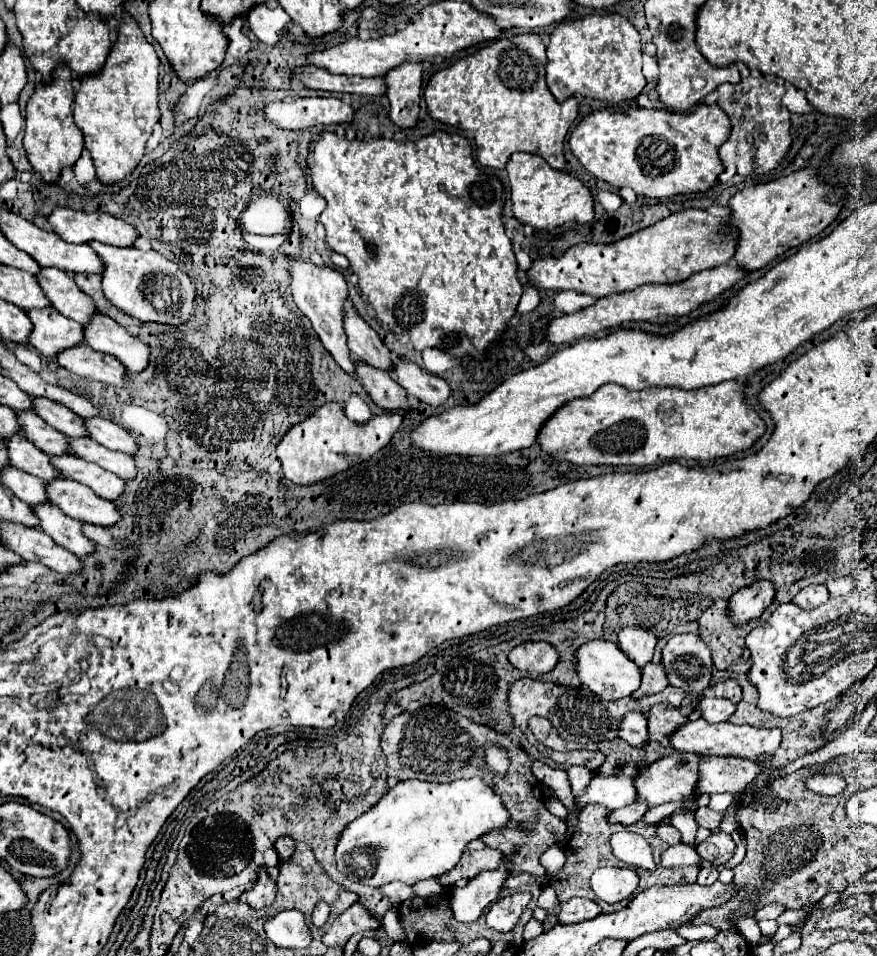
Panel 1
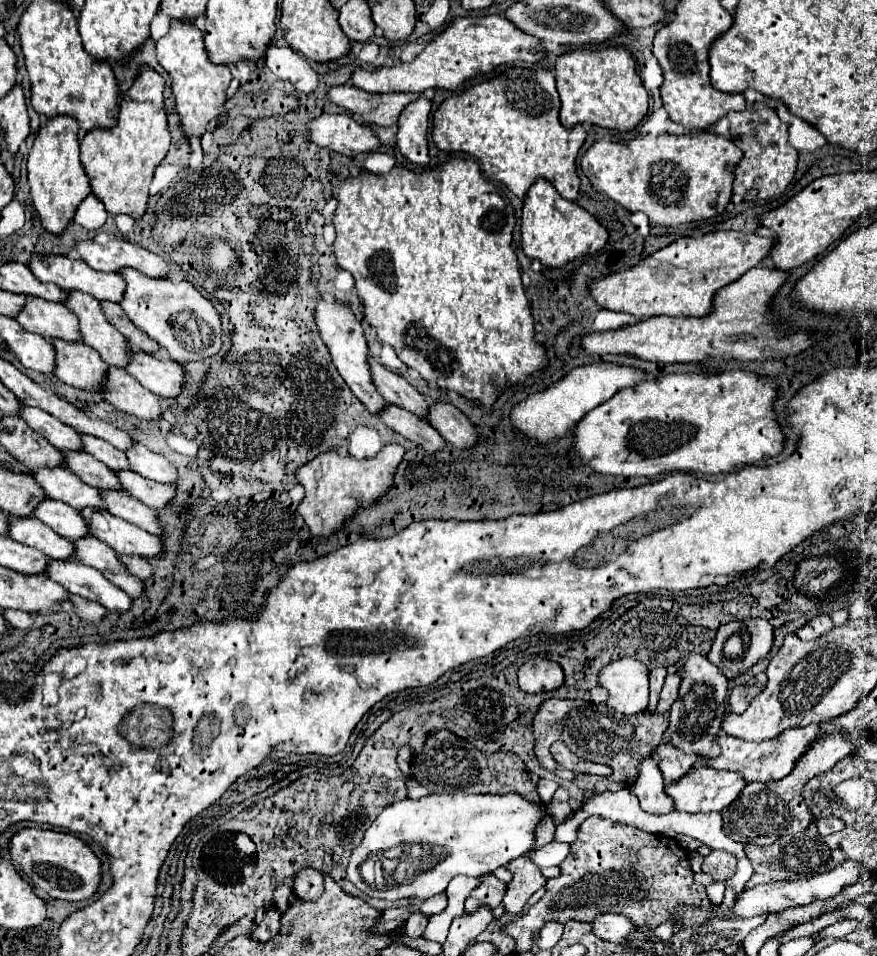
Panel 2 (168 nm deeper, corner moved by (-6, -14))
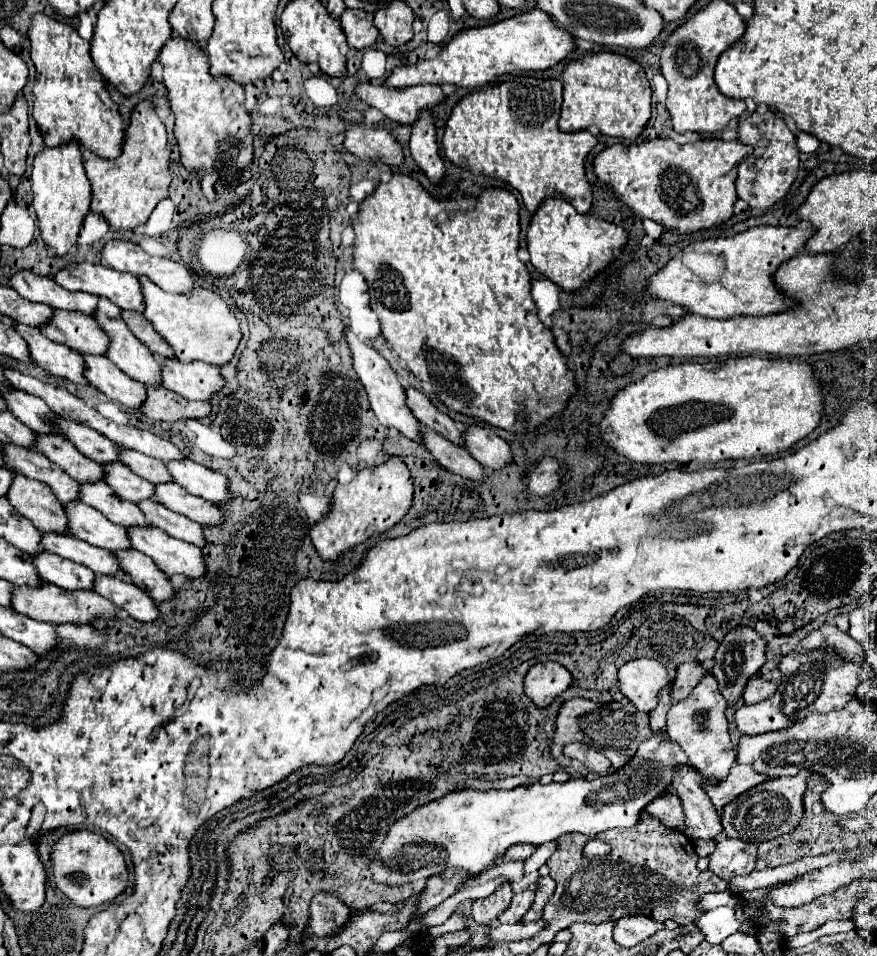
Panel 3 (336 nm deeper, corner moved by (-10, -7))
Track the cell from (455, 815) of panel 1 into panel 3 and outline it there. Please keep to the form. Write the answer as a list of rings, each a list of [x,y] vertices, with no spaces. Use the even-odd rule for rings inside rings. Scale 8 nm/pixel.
[[[664,686],[658,694],[658,706],[650,712],[654,738],[640,744],[634,760],[616,774],[592,782],[578,778],[564,784],[532,784],[512,790],[458,790],[418,806],[390,824],[380,850],[368,862],[372,880],[388,886],[402,886],[438,876],[448,868],[480,874],[516,844],[542,846],[568,832],[594,836],[610,828],[634,826],[644,806],[670,788],[674,778],[672,768],[676,764],[688,764],[686,754],[658,734],[658,730],[666,726],[666,712],[670,706],[670,686]]]

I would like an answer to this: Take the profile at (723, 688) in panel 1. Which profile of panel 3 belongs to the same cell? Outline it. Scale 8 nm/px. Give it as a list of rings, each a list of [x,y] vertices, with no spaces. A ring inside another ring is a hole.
[[[754,674],[754,676],[748,680],[742,698],[744,698],[746,704],[758,704],[758,702],[770,698],[770,696],[774,694],[776,686],[778,686],[776,682],[770,682],[770,680],[766,680],[766,678]]]

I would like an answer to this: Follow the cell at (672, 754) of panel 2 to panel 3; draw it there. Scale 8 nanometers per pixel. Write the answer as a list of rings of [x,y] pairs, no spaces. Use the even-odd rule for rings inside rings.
[[[678,764],[674,766],[674,780],[672,788],[676,796],[682,800],[682,810],[686,816],[686,836],[692,840],[704,838],[714,840],[716,834],[722,830],[718,810],[712,806],[710,798],[702,790],[700,772],[694,766]]]

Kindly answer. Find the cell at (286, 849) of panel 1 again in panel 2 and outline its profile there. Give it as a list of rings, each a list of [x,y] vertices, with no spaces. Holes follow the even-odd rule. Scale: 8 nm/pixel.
[[[302,869],[294,881],[294,893],[302,901],[316,901],[324,891],[322,875],[314,869]]]

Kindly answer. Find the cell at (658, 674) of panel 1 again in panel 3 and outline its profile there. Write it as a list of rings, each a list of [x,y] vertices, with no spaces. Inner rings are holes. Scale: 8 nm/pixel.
[[[690,662],[690,664],[680,664],[676,670],[676,680],[672,684],[672,700],[684,700],[690,690],[694,688],[694,684],[698,684],[700,676],[704,676],[706,670],[698,664],[698,662]]]

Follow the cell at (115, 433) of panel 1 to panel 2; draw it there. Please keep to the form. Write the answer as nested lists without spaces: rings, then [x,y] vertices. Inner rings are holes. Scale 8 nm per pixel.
[[[134,445],[130,451],[126,451],[126,457],[130,461],[130,469],[146,479],[168,485],[174,485],[178,479],[176,467],[166,457],[146,449],[144,445]]]

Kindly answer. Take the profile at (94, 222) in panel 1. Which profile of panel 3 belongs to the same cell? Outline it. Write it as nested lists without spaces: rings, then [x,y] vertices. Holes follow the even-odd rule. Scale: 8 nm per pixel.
[[[114,238],[104,244],[100,256],[102,264],[120,272],[130,272],[134,276],[148,276],[154,284],[158,284],[166,292],[186,294],[190,292],[190,288],[194,288],[190,272],[180,262],[174,262],[170,258],[150,256],[136,242]]]

